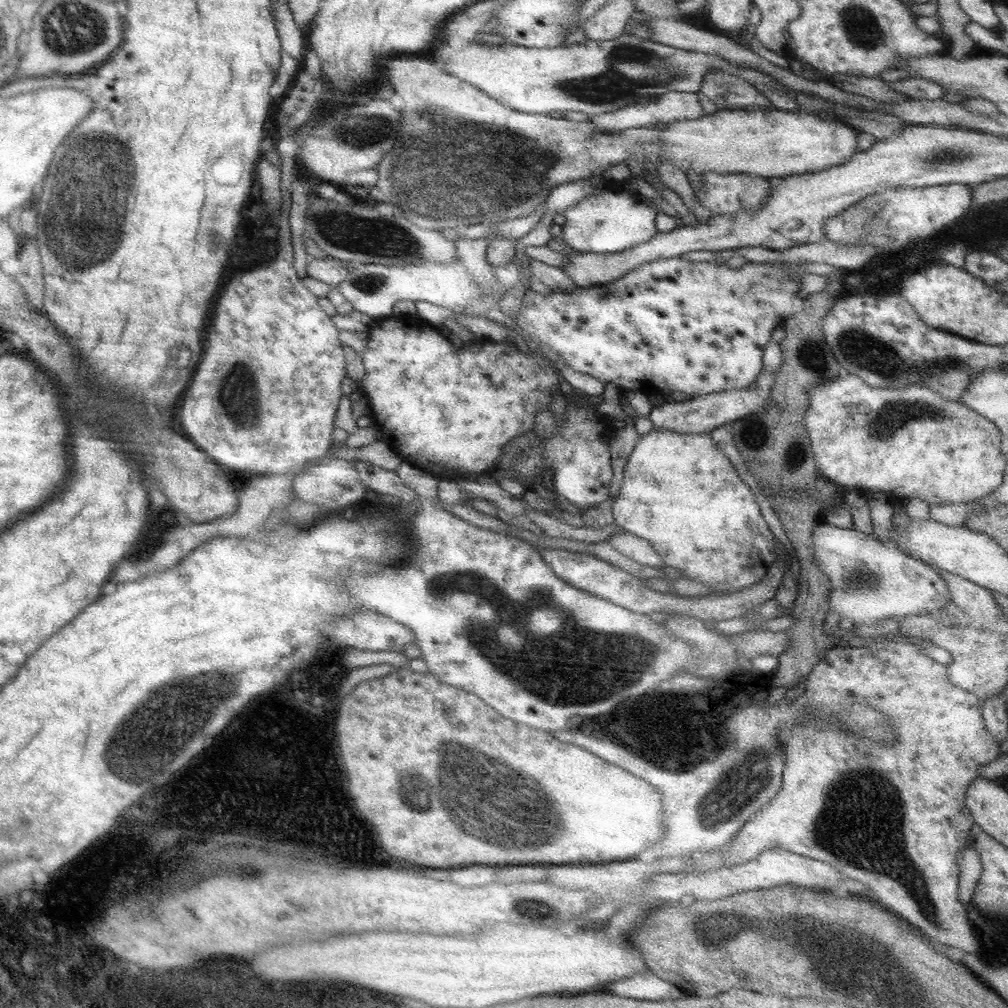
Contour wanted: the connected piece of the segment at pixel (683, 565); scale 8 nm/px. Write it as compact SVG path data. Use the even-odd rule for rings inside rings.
M659 428L642 435L630 455L628 464L626 464L624 480L619 495L613 502L613 514L615 521L620 524L624 531L635 534L637 537L643 538L642 540L652 543L653 548L660 554L661 560L665 562L665 566L672 566L672 568L684 572L684 578L692 582L696 580L708 584L708 586L714 586L716 593L731 593L756 584L766 575L768 567L775 561L775 552L773 550L778 542L770 529L768 529L768 525L760 513L756 497L750 492L748 485L740 479L735 466L716 446L717 444L714 443L709 433L674 433Z

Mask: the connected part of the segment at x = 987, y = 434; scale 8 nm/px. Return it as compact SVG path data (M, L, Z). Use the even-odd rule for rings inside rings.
M844 372L833 378L833 381L824 381L814 387L808 399L808 408L805 412L804 427L811 438L811 447L814 453L816 466L821 475L830 479L836 485L846 486L849 489L861 489L865 492L883 492L887 494L892 505L909 502L912 498L921 498L929 505L972 503L974 500L990 495L1002 483L1006 472L1006 459L1001 449L1001 432L990 420L978 414L972 408L961 404L960 400L946 400L940 394L924 385L903 386L904 390L880 390L867 385L860 377Z

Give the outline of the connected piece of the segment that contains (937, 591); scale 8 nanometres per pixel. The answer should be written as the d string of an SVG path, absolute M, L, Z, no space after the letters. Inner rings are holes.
M826 522L815 527L812 542L817 568L828 577L831 584L827 613L836 613L839 622L848 620L866 634L875 634L877 626L887 618L894 617L900 620L910 615L928 615L951 600L948 585L938 569L896 548L894 542L884 544L874 534L839 528Z

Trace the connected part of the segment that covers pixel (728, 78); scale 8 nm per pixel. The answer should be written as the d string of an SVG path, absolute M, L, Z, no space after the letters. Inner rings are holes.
M710 69L704 75L701 90L718 108L757 109L772 107L771 102L754 86L739 76Z

